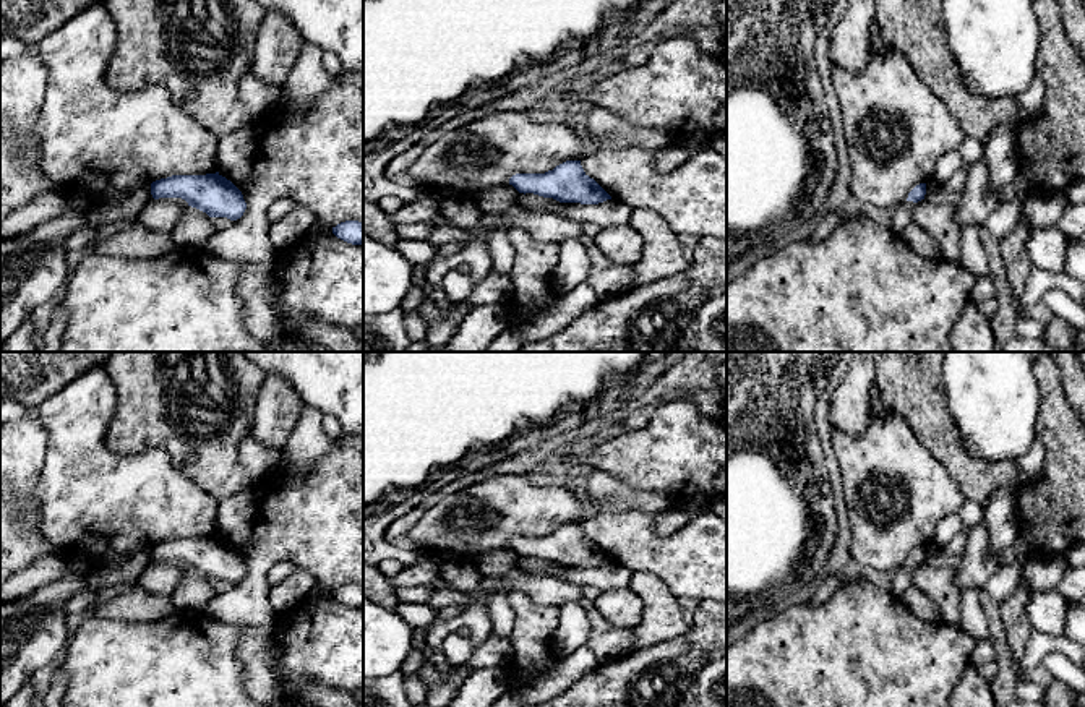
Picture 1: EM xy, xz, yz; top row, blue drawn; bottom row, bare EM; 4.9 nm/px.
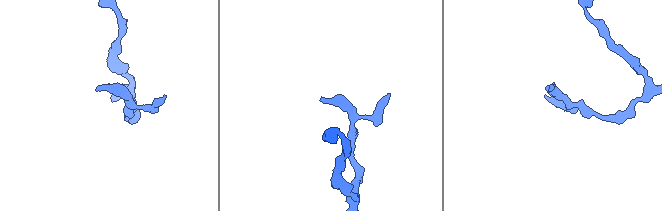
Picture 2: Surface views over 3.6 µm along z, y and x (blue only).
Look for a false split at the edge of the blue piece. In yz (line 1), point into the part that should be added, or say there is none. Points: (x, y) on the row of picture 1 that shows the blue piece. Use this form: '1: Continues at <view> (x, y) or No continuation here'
1: No continuation here

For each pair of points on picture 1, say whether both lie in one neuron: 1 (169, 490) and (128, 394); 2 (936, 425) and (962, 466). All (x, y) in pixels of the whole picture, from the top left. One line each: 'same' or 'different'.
1: different
2: same

